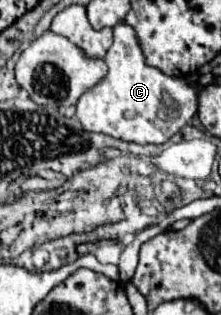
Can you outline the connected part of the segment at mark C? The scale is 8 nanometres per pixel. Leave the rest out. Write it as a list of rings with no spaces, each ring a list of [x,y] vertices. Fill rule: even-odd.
[[[114,26],[114,44],[104,62],[108,64],[106,78],[82,94],[76,104],[76,118],[88,132],[102,132],[136,144],[164,144],[196,114],[198,92],[188,86],[186,78],[166,76],[148,66],[130,26]]]

